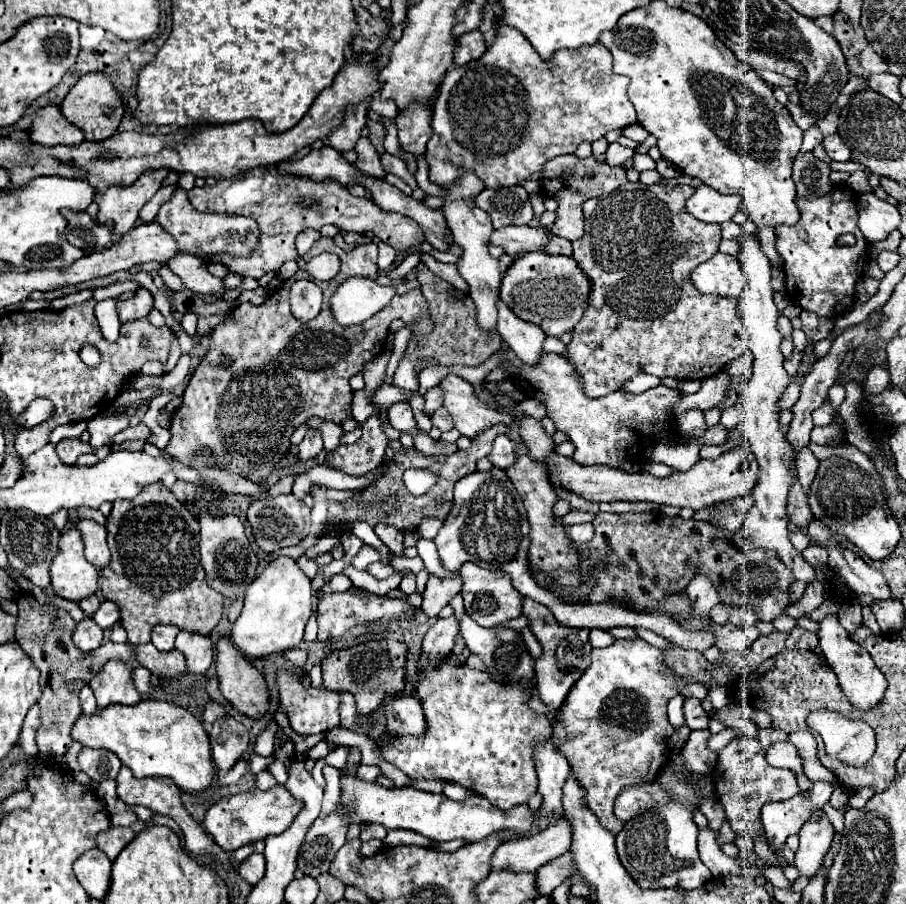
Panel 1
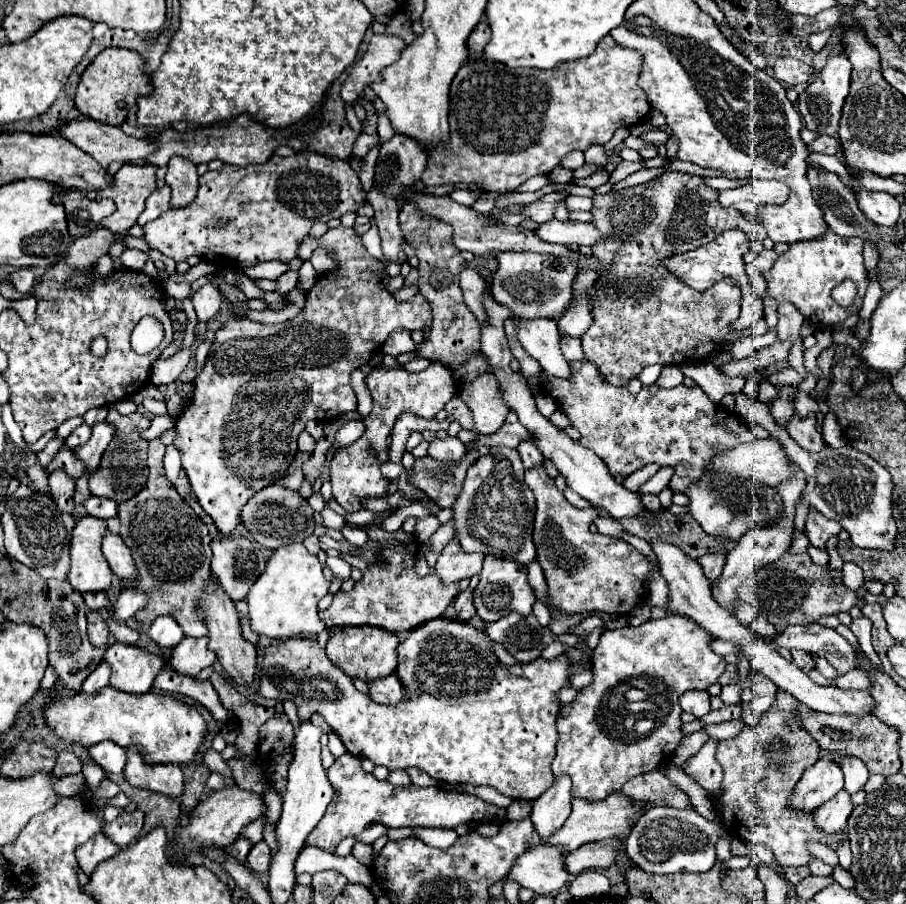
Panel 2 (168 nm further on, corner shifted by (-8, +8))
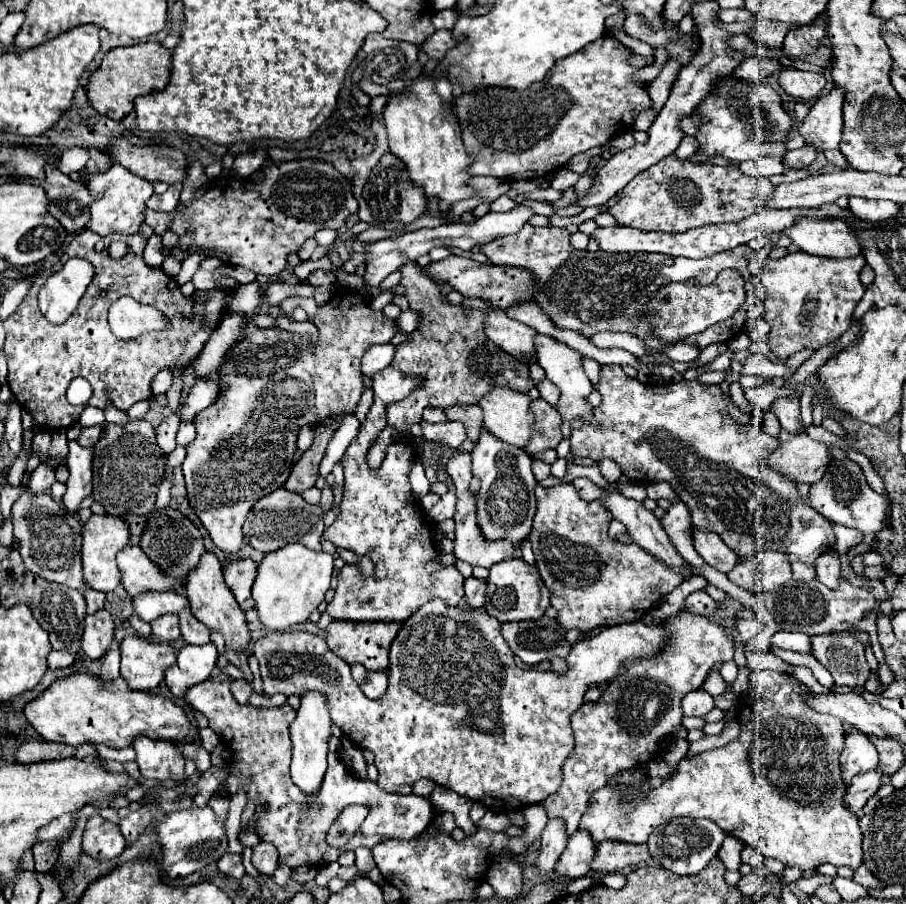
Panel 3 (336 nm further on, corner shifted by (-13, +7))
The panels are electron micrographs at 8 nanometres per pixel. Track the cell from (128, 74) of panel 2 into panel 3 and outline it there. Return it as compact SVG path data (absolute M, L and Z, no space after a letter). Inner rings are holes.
M139 43L133 47L117 47L109 51L101 67L91 75L87 85L89 103L109 119L121 121L127 113L133 111L133 99L137 95L149 95L161 91L171 77L171 49L165 49L161 43Z

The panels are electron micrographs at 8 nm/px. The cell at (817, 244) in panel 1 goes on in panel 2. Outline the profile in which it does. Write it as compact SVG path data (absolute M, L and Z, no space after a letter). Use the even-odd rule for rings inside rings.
M828 228L824 238L816 238L812 242L794 242L782 256L778 256L776 264L770 272L764 274L768 288L776 300L788 300L796 304L796 308L804 314L806 320L820 322L826 326L834 326L844 322L850 314L862 308L862 298L868 286L866 268L862 262L862 240L860 238L840 238L834 230ZM844 280L852 280L858 288L852 306L844 308L832 298L832 290Z

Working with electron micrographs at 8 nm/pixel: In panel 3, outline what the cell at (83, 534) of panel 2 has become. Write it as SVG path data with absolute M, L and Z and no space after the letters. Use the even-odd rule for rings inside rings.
M91 515L83 527L83 575L91 589L109 593L121 583L121 573L115 563L115 555L129 543L129 523L123 517Z

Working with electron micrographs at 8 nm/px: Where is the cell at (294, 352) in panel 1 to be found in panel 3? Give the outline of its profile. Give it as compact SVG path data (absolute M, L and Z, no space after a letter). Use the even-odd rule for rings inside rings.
M341 291L329 303L319 305L315 325L319 329L319 343L313 351L309 349L307 339L283 329L255 329L249 333L229 351L221 369L221 379L229 383L229 389L219 393L217 401L203 409L193 421L197 427L197 437L185 447L187 457L181 465L187 485L187 499L207 529L211 541L227 555L239 553L243 547L241 527L249 509L263 495L283 487L285 479L289 477L297 451L297 431L303 425L323 423L327 417L337 413L353 413L365 389L359 371L363 353L371 345L389 343L397 333L395 321L385 319L381 311L371 311L369 305L351 291Z

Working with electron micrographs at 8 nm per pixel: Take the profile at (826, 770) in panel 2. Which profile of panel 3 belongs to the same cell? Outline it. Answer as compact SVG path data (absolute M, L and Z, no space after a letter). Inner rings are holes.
M845 727L845 749L841 753L841 771L845 777L845 783L851 783L851 779L859 773L865 773L869 769L875 769L879 763L879 753L869 741L869 737L855 727Z

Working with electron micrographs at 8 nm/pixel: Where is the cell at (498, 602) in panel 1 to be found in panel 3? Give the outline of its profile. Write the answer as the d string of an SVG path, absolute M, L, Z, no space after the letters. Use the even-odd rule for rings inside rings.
M505 559L489 569L485 611L489 615L493 615L495 619L499 619L501 623L541 619L549 605L551 605L549 603L549 589L541 581L535 565L529 565L523 559Z

